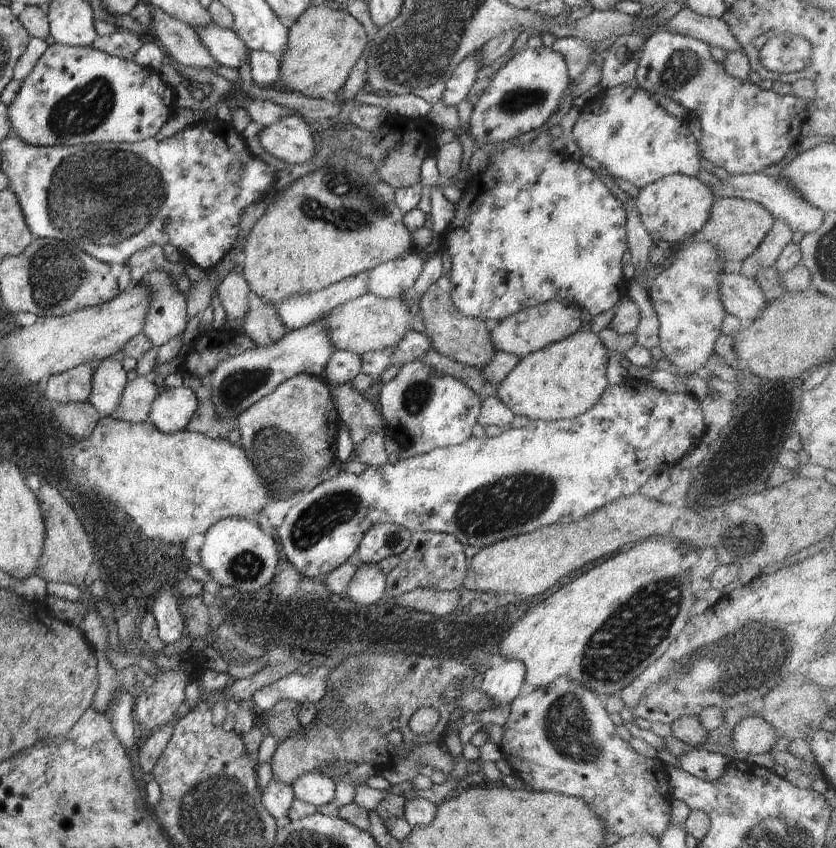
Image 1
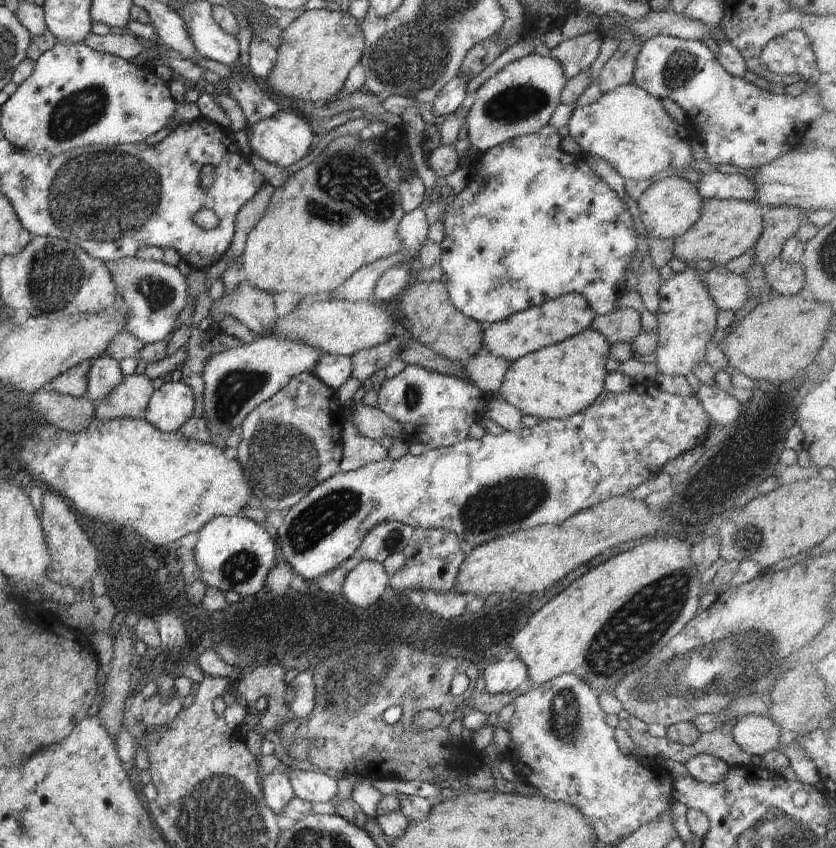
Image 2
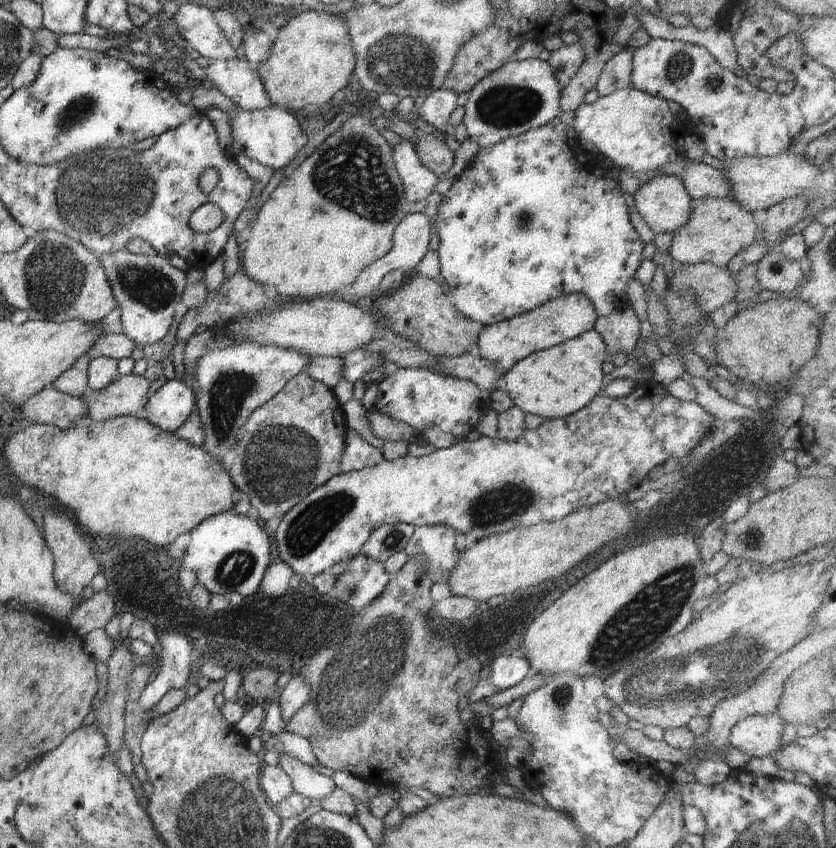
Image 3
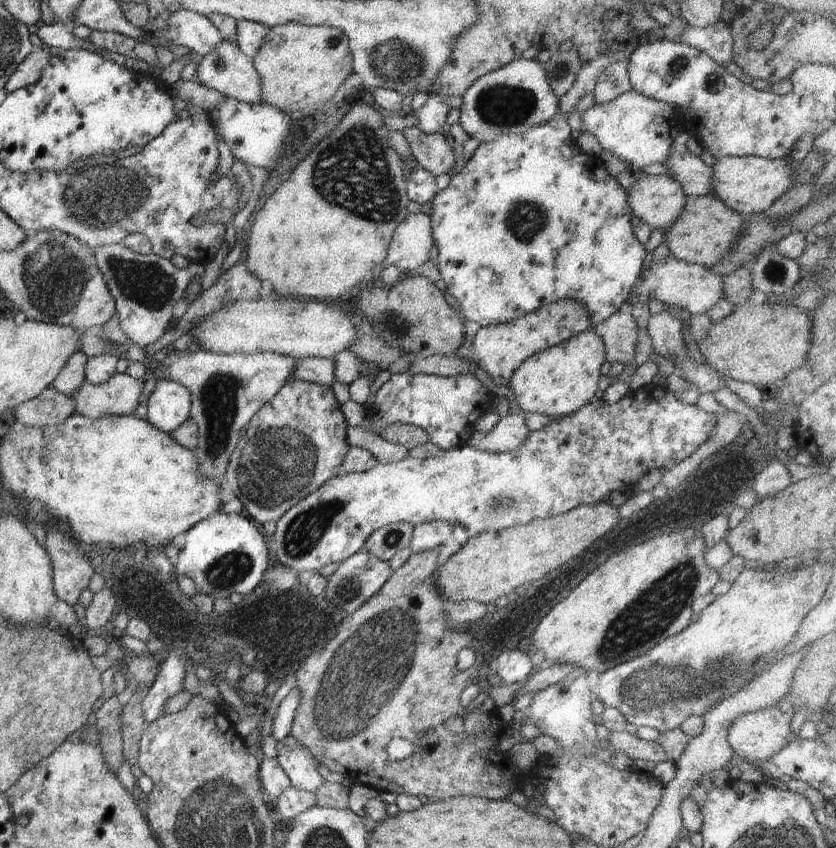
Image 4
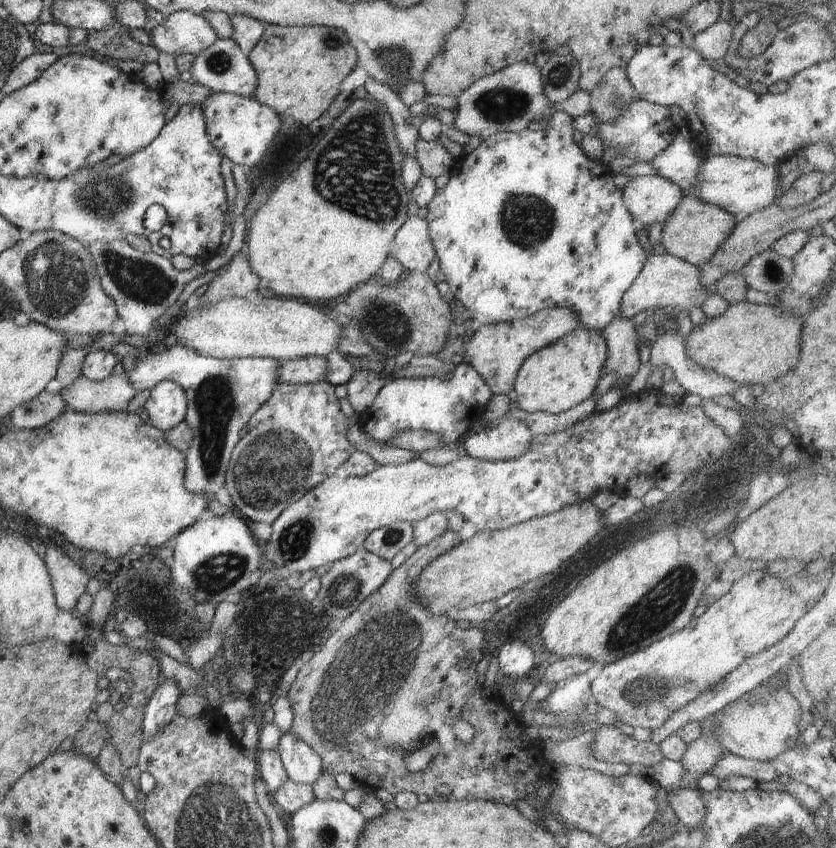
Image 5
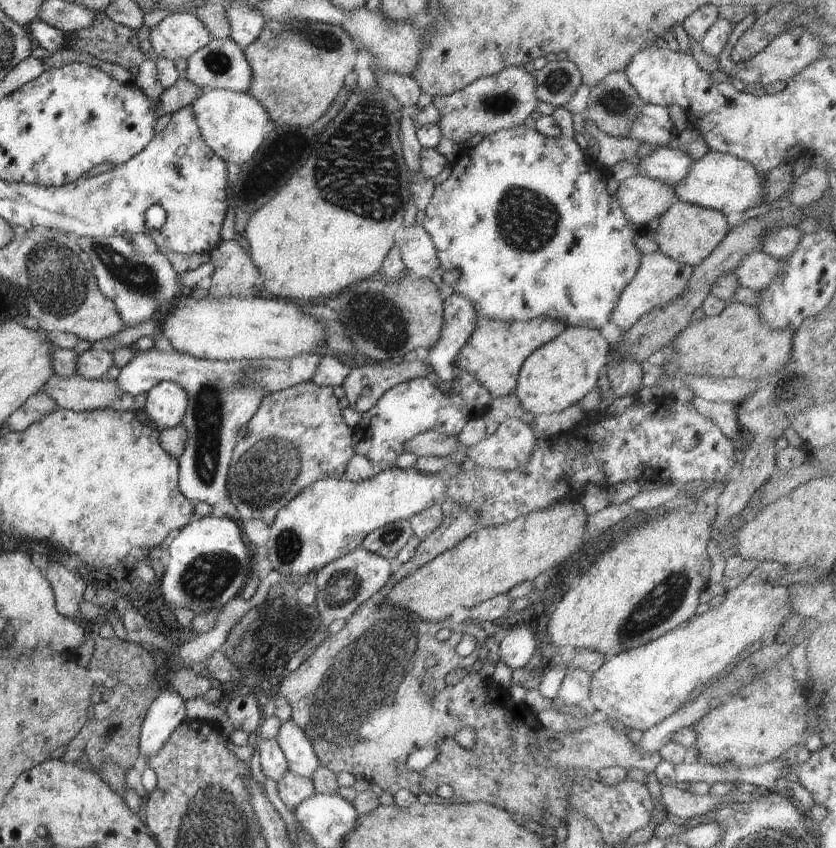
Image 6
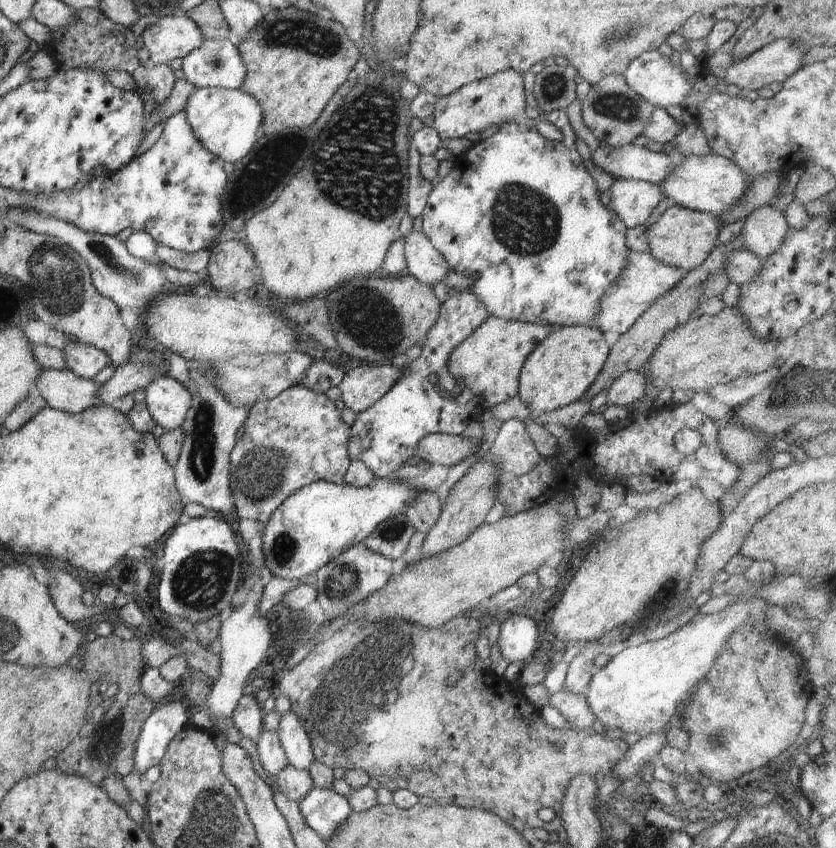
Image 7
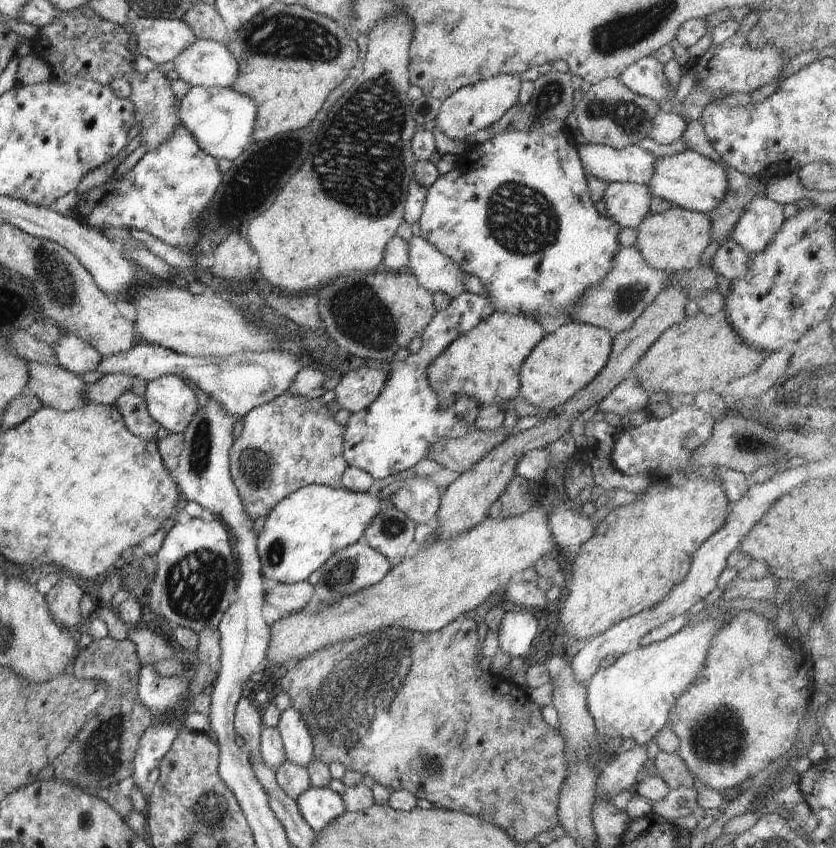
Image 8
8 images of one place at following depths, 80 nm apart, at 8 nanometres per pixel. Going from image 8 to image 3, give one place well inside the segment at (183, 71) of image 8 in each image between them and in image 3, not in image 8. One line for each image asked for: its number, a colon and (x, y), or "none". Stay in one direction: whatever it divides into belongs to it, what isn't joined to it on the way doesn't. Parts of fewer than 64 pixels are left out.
3: (237, 78)
4: (226, 70)
5: (223, 68)
6: (221, 64)
7: (217, 63)

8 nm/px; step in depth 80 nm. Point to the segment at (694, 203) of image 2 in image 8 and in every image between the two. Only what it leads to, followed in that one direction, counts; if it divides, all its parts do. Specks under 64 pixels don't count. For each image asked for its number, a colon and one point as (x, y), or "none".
3: (663, 203)
4: (658, 201)
5: (650, 199)
6: (642, 198)
7: (633, 200)
8: (628, 203)

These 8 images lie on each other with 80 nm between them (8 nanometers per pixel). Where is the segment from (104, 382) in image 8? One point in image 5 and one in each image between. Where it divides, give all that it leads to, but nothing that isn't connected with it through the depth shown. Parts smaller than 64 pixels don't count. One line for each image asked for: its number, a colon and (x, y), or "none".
5: (223, 394)
6: (221, 399)
7: (131, 377)

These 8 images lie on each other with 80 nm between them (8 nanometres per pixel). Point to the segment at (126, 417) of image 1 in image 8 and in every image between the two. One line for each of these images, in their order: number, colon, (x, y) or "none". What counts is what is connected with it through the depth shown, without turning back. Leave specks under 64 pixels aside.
2: (129, 399)
3: (126, 396)
4: (119, 396)
5: (114, 394)
6: (78, 394)
7: (63, 390)
8: (55, 387)

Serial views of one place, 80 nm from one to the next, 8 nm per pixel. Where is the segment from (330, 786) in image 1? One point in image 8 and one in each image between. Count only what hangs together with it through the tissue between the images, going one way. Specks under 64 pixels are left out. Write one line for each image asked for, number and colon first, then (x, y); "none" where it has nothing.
2: (313, 786)
3: (306, 781)
4: (298, 764)
5: (302, 766)
6: (300, 757)
7: (293, 738)
8: (297, 742)

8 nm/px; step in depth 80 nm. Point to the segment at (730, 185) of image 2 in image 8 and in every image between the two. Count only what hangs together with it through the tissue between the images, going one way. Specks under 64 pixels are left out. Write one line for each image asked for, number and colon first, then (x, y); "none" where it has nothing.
3: (700, 180)
4: (690, 171)
5: (679, 163)
6: (669, 165)
7: (634, 162)
8: (631, 163)

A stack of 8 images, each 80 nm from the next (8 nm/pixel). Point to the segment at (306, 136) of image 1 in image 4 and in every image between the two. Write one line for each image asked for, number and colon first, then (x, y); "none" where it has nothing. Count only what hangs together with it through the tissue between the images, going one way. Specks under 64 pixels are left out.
2: (282, 139)
3: (272, 136)
4: (256, 134)

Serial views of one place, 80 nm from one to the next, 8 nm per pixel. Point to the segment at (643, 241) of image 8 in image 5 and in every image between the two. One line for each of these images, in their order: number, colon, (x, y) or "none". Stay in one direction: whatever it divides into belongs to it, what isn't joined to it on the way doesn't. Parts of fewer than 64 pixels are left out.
5: (695, 230)
6: (688, 233)
7: (683, 238)

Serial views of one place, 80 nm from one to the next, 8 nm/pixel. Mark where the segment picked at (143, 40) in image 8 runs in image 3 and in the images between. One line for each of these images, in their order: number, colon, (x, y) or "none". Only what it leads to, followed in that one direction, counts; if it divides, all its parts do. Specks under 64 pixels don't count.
3: (195, 25)
4: (196, 32)
5: (184, 32)
6: (180, 35)
7: (174, 36)

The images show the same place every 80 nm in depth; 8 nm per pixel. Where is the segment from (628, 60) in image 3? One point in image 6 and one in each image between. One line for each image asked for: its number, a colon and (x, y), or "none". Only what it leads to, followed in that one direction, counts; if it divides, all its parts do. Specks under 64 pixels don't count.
4: (615, 80)
5: (615, 92)
6: (614, 104)

